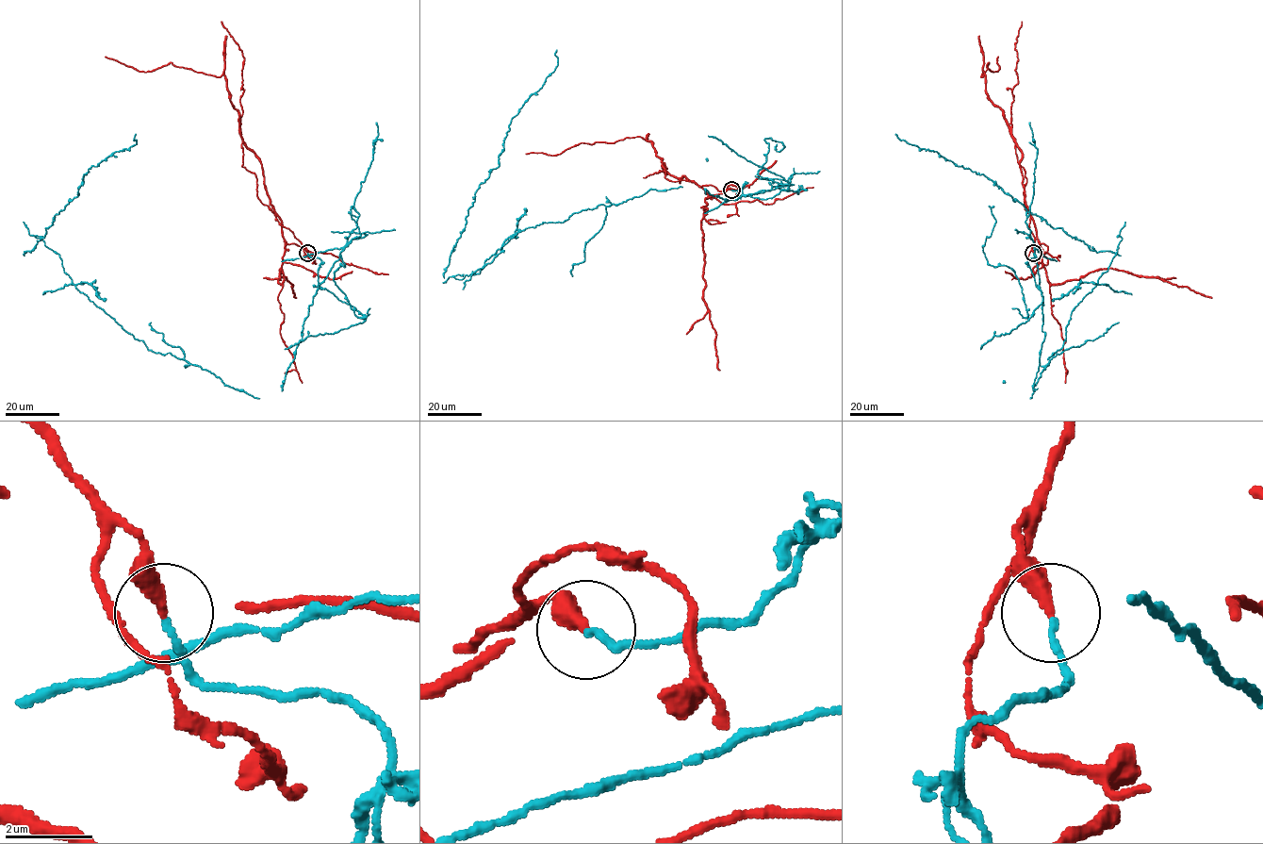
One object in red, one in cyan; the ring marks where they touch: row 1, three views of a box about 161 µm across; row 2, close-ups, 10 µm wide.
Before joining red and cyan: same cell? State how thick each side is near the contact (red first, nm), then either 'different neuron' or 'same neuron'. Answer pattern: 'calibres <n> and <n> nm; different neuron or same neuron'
calibres 340 and 150 nm; different neuron

